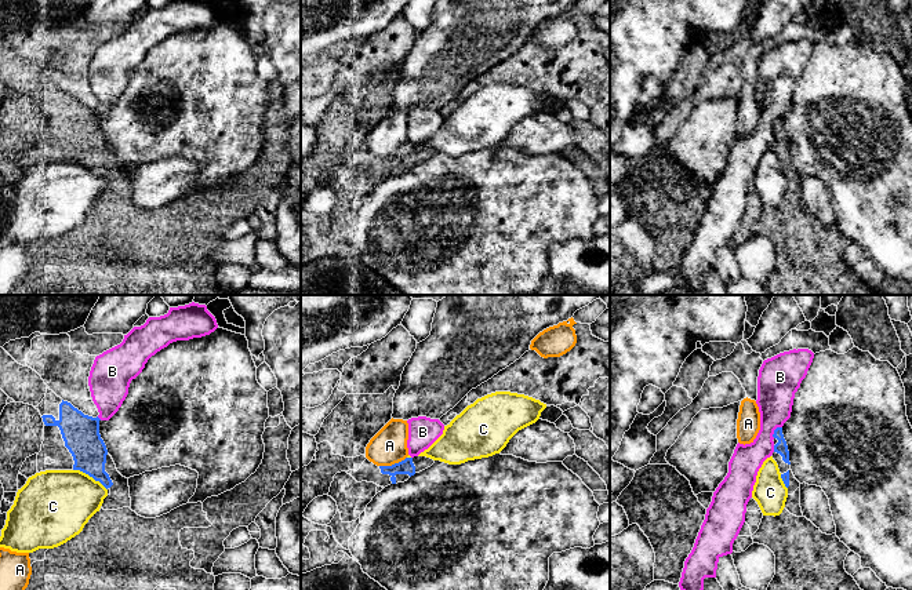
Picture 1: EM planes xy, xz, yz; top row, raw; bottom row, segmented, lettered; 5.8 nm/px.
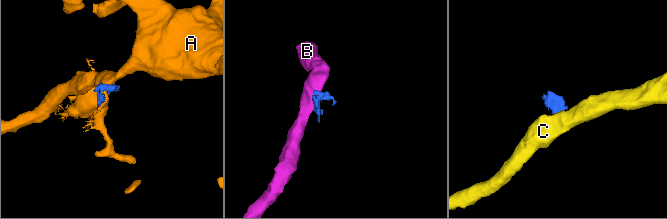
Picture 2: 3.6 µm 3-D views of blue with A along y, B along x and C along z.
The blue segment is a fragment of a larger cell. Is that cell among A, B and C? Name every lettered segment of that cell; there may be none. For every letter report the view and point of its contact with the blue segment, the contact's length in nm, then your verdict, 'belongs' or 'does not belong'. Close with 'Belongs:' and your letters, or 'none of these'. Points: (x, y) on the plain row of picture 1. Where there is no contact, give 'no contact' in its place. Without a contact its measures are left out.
A: contact xz (392, 156); length 170 nm; does not belong
B: contact yz (774, 121); length 90 nm; does not belong
C: contact xy (90, 167); length 240 nm; does not belong
Belongs: none of these

